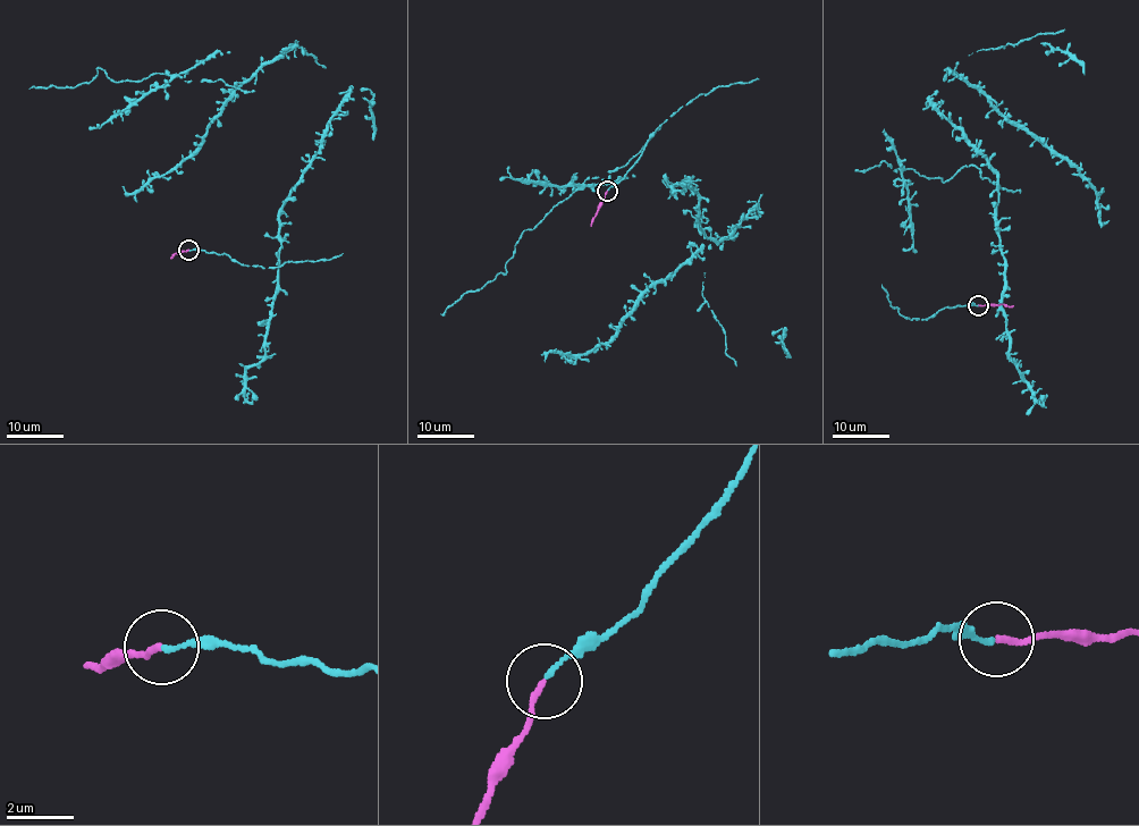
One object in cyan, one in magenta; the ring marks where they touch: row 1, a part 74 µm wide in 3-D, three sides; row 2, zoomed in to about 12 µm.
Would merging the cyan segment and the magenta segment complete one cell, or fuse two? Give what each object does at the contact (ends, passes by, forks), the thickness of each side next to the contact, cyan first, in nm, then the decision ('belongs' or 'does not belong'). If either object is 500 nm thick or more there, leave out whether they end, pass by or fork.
cyan ends | magenta ends | 130/170 nm | belongs

